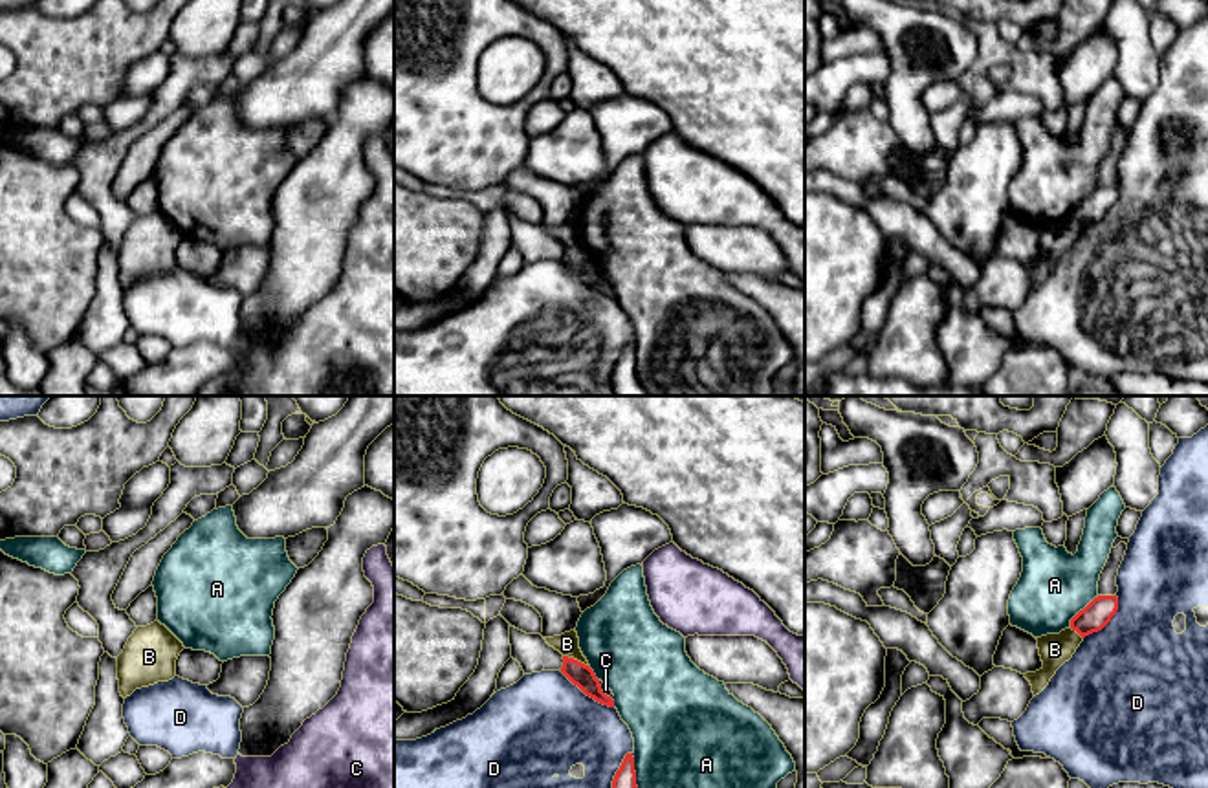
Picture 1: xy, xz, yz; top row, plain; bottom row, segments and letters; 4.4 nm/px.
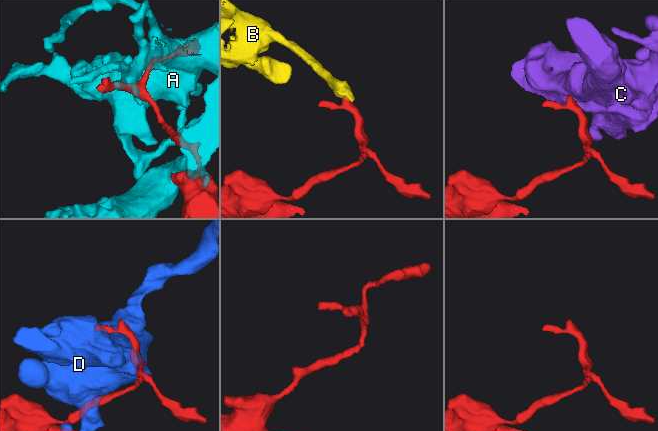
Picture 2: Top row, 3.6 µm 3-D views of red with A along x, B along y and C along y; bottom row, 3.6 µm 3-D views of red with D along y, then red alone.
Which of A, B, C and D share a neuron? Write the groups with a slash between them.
A / B / C / D

